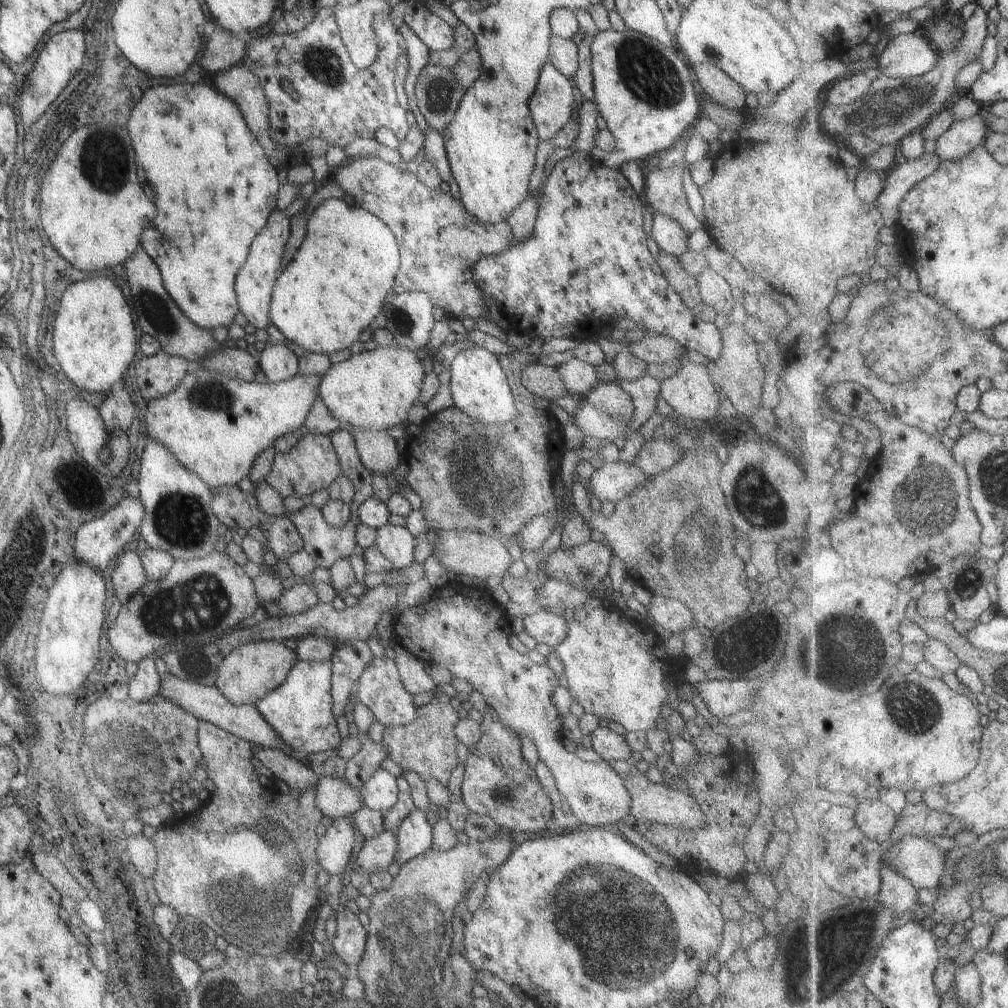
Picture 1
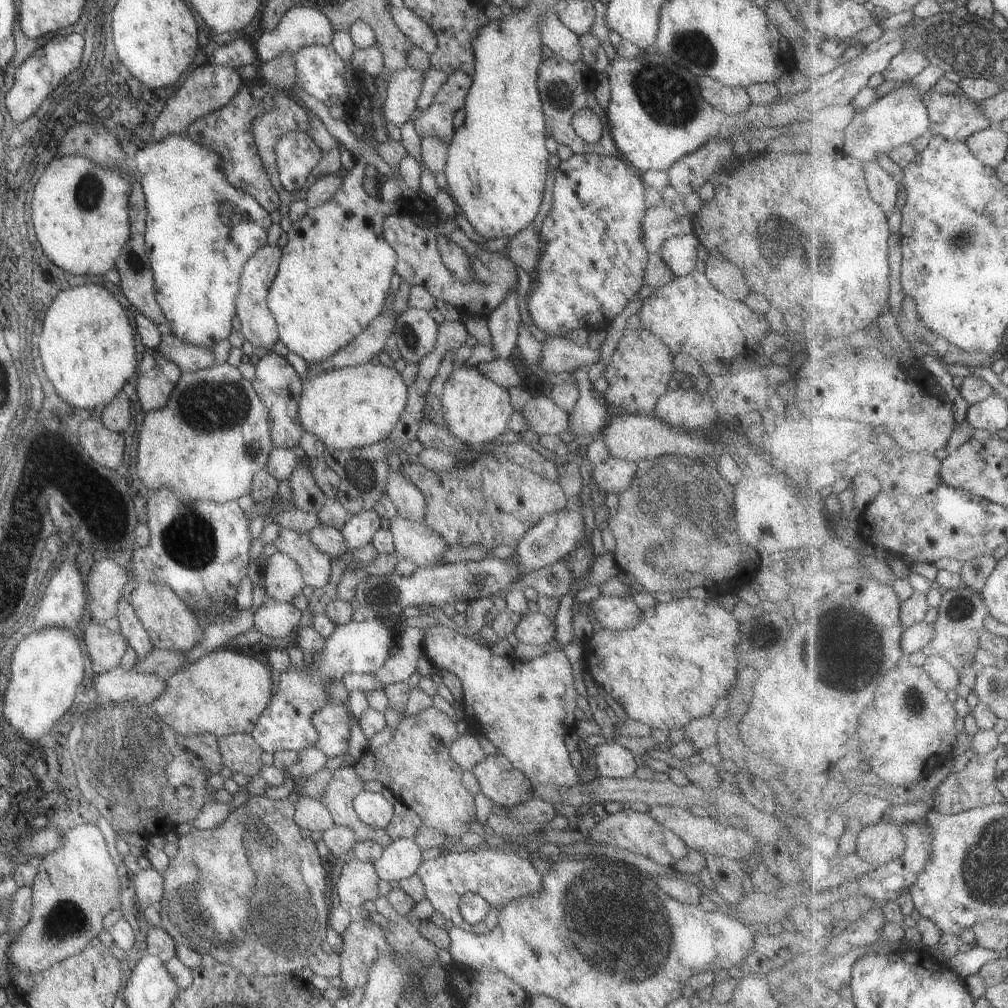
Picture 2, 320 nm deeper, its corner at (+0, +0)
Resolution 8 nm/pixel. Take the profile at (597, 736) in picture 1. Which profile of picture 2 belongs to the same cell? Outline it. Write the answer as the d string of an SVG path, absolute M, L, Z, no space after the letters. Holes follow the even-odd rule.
M606 740L605 743L593 747L593 758L595 768L599 777L610 779L628 779L633 777L637 768L633 761L634 754L623 748L613 740Z

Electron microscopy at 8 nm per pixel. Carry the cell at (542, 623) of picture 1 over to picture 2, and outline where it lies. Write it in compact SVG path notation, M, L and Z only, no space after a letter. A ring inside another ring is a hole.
M525 611L516 622L513 634L519 643L545 646L553 640L554 629L553 622L539 611L537 614Z

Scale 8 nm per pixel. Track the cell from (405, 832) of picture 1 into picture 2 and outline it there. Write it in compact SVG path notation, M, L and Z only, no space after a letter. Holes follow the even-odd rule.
M395 839L382 848L382 853L372 862L378 880L396 885L401 878L416 872L424 854L413 839Z

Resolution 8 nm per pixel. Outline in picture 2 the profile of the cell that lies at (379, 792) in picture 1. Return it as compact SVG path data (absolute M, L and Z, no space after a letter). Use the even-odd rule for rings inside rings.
M359 791L352 800L357 818L374 829L384 829L392 817L393 805L381 793Z

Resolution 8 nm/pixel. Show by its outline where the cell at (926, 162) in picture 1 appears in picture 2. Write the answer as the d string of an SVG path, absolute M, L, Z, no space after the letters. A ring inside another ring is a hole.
M934 88L923 94L927 105L931 132L950 141L966 141L976 132L993 126L984 108L965 91L958 88L954 93L940 94Z

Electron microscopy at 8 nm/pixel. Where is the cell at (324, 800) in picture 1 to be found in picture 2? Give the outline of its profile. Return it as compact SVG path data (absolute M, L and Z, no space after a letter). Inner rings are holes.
M309 797L297 798L292 819L300 829L309 830L315 837L333 825L330 812L323 803Z

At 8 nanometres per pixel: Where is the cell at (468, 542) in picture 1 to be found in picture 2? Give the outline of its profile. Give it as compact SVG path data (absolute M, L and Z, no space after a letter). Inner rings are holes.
M397 515L389 521L395 554L417 567L435 565L446 546L441 537L432 533L427 525Z

